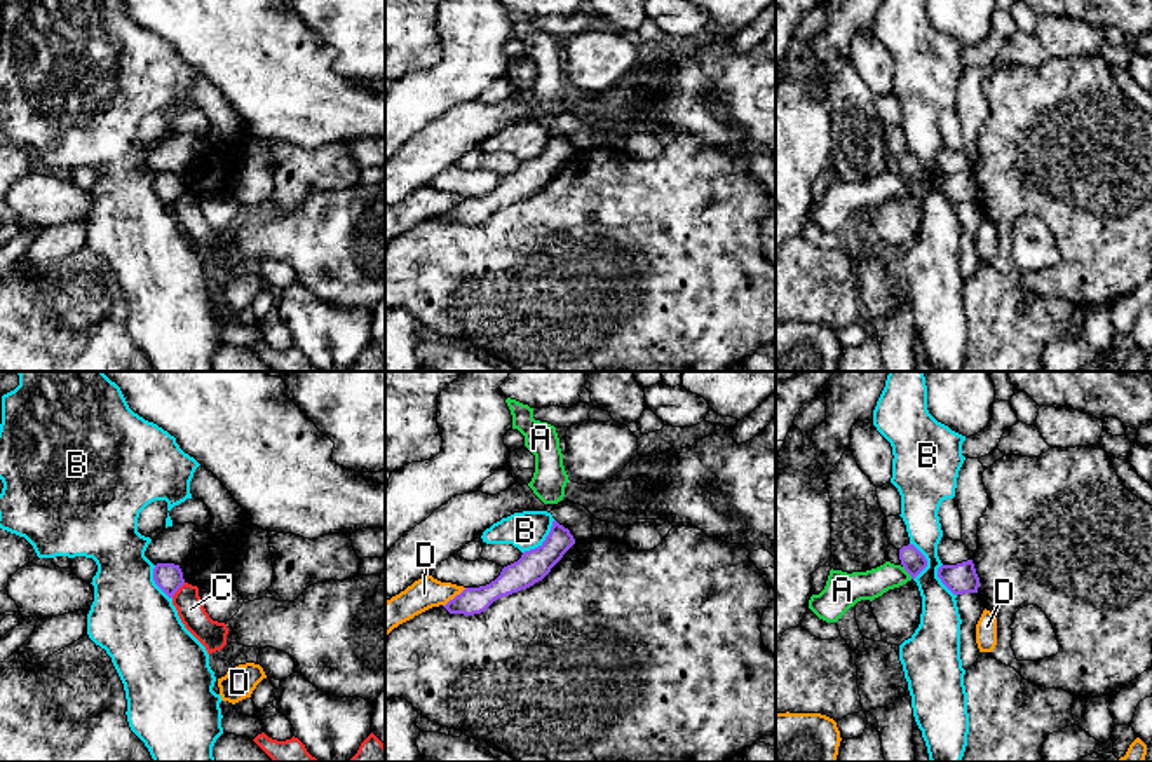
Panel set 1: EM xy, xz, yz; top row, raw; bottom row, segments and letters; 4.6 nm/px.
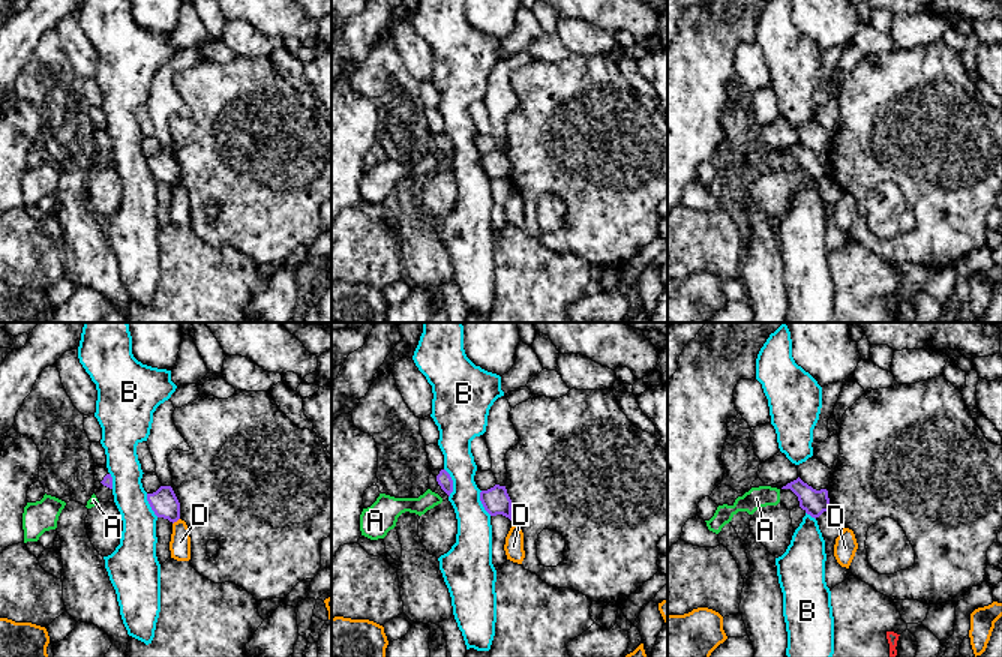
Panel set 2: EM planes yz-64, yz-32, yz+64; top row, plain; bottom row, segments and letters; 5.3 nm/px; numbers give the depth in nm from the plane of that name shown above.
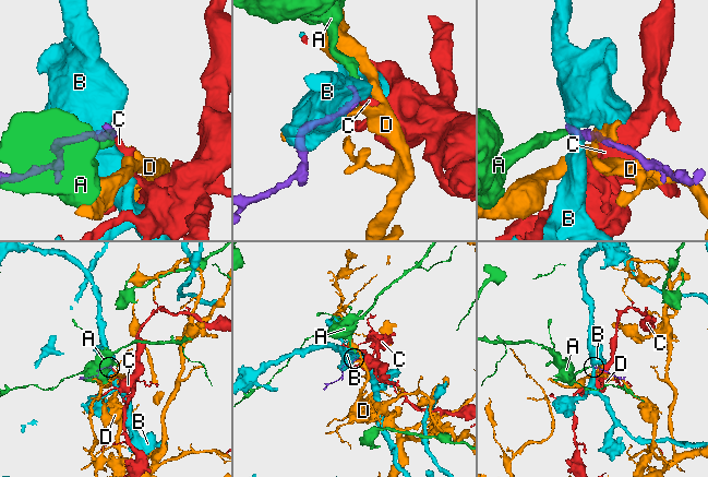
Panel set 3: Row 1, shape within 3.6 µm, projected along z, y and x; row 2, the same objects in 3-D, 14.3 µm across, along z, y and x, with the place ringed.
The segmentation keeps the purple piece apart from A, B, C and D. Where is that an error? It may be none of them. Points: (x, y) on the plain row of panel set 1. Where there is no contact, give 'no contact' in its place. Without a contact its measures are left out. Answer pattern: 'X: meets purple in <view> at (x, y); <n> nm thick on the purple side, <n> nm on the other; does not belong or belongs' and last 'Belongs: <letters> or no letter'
A: meets purple in yz at (907, 180); 110 nm thick on the purple side, 140 nm on the other; does not belong
B: meets purple in xz at (544, 150); 150 nm thick on the purple side, 180 nm on the other; does not belong
C: meets purple in xy at (178, 197); 130 nm thick on the purple side, 130 nm on the other; does not belong
D: meets purple in xz at (455, 206); 130 nm thick on the purple side, 140 nm on the other; does not belong
Belongs: no letter

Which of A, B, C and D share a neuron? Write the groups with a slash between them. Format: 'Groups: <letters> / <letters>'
Groups: A / B / C / D

